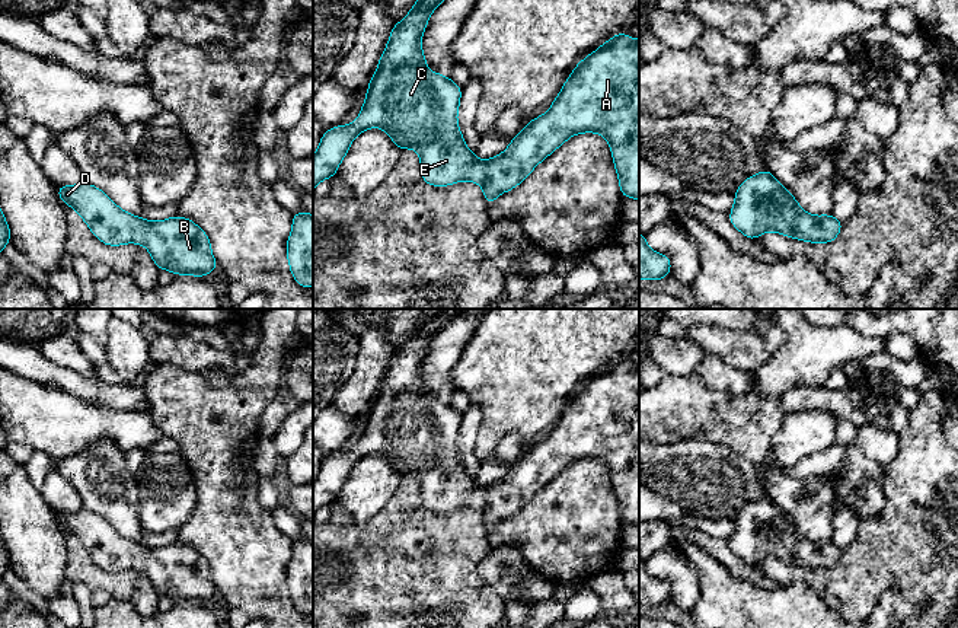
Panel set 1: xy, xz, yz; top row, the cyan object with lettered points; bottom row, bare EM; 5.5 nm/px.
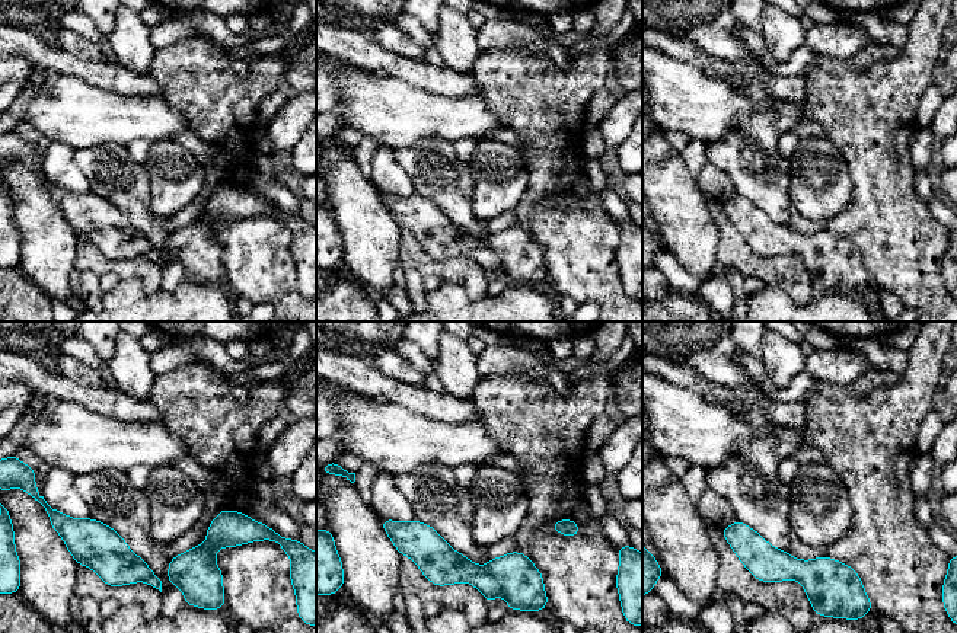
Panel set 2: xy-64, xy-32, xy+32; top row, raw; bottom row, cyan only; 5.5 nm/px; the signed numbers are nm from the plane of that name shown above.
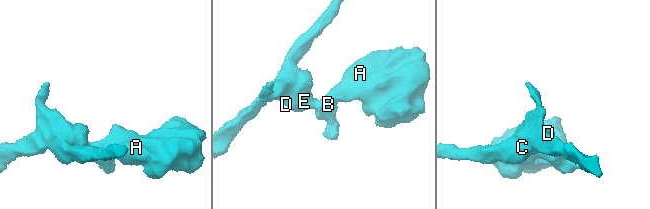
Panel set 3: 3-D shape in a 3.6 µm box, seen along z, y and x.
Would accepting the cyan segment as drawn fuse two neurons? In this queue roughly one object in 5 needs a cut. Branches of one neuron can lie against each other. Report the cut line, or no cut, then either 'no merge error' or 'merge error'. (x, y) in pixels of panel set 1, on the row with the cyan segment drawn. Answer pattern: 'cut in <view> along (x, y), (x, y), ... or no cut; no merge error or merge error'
no cut; no merge error

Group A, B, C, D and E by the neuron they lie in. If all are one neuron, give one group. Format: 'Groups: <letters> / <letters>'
Groups: A B C D E

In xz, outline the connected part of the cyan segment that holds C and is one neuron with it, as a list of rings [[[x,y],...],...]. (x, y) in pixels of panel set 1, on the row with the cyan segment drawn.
[[[416,0],[412,10],[393,26],[377,71],[368,83],[358,118],[349,125],[326,130],[313,156],[313,191],[316,185],[336,175],[352,140],[373,127],[384,130],[400,149],[415,149],[421,159],[425,184],[447,187],[460,181],[476,182],[483,188],[486,205],[520,185],[526,176],[569,137],[579,133],[598,133],[610,146],[623,197],[639,200],[639,39],[620,32],[577,64],[562,86],[550,109],[531,119],[510,143],[505,152],[489,160],[472,153],[457,125],[462,98],[451,77],[429,71],[421,38],[429,15],[444,0]]]

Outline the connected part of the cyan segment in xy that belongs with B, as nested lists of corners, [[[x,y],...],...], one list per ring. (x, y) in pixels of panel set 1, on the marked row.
[[[84,181],[57,187],[57,192],[105,245],[140,243],[149,249],[159,270],[175,275],[205,277],[217,270],[208,236],[186,217],[149,221],[122,211],[102,189]]]

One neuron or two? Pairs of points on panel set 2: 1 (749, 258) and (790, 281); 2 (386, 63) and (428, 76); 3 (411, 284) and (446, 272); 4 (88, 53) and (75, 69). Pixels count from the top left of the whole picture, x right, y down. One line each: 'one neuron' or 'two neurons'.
1: one neuron
2: one neuron
3: two neurons
4: two neurons

